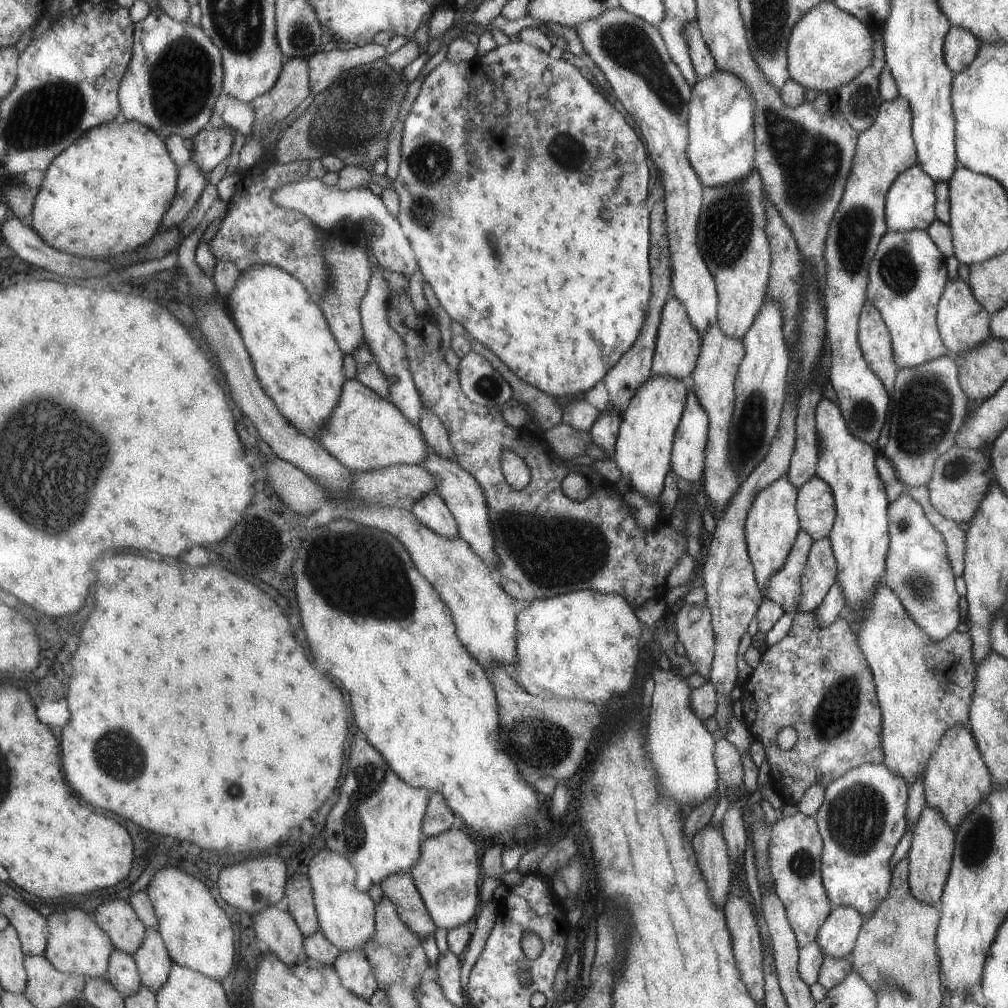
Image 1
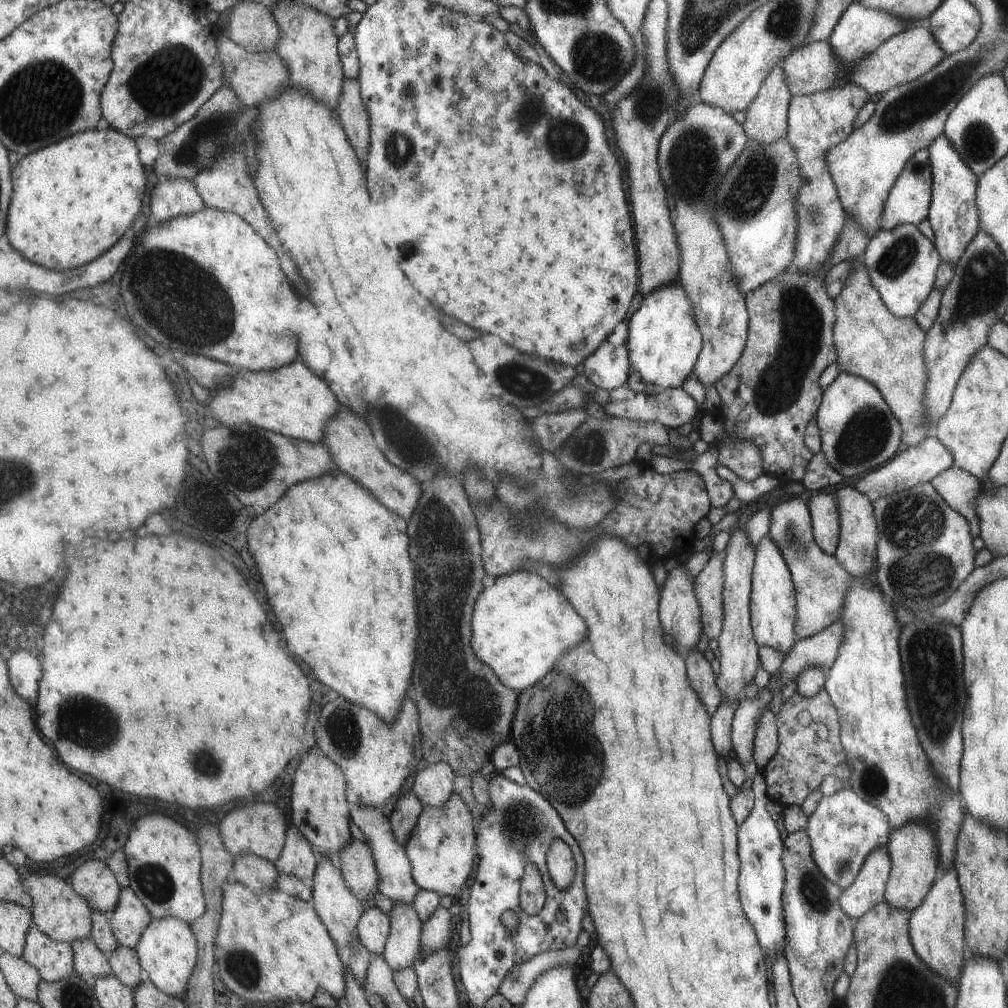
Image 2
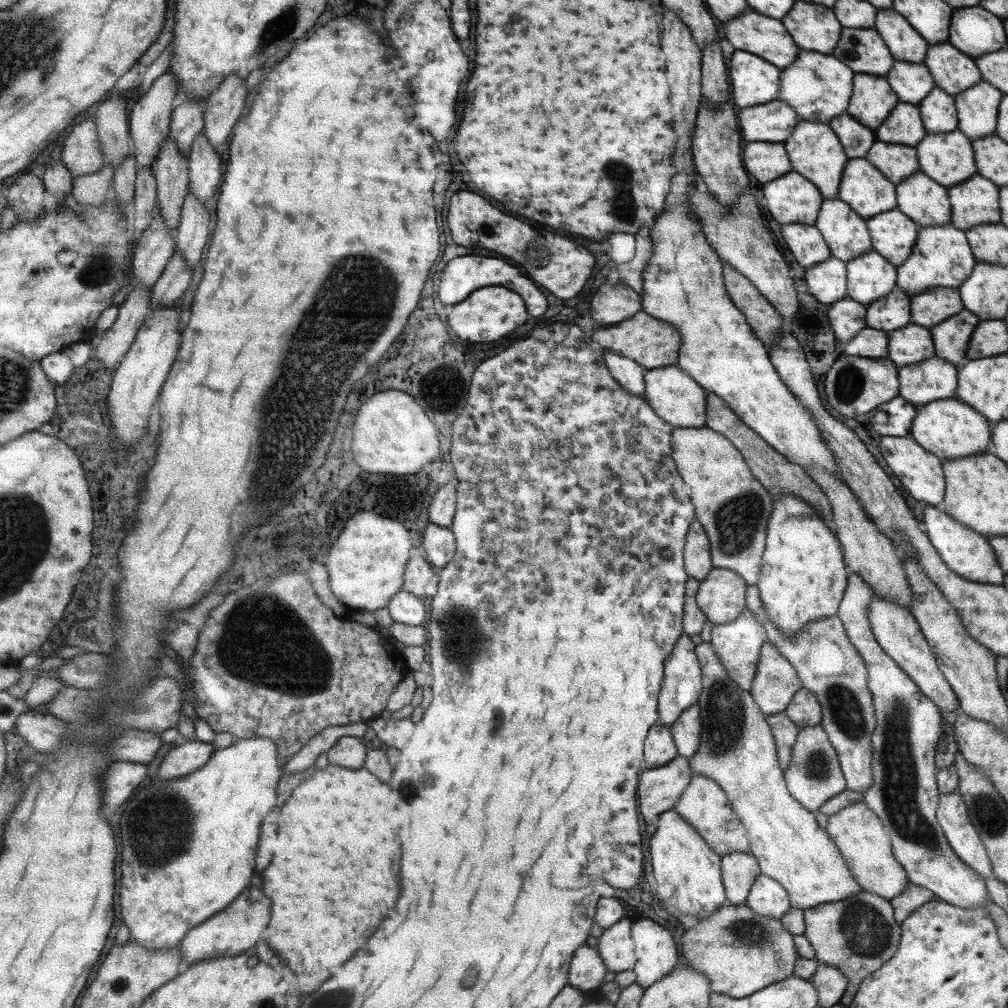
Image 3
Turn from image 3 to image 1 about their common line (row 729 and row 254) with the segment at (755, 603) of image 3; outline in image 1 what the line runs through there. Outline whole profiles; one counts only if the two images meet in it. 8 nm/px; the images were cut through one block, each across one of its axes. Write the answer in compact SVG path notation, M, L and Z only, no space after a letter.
M899 95L894 101L883 101L876 122L859 133L851 176L848 177L843 198L838 203L827 232L824 249L826 276L824 304L826 330L832 350L829 379L838 396L838 406L847 419L848 430L856 438L874 444L884 428L890 398L882 381L870 370L859 343L859 318L867 300L870 266L879 242L888 230L886 200L891 184L898 174L918 164L918 150L914 137L914 115L908 99Z

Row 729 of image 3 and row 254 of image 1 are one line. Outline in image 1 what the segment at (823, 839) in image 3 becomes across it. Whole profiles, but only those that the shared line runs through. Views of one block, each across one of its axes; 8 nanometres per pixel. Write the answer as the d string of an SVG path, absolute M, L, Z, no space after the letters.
M758 171L726 186L703 186L699 247L718 287L718 325L732 338L742 338L748 332L767 297L773 261L767 224L763 179Z

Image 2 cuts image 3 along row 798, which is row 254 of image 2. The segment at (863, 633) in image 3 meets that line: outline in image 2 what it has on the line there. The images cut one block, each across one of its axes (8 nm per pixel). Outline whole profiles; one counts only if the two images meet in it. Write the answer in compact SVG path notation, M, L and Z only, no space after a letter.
M904 223L890 230L878 229L863 254L871 281L887 303L888 310L899 317L914 317L935 289L935 280L942 262L942 255L935 243L926 238L916 225Z

